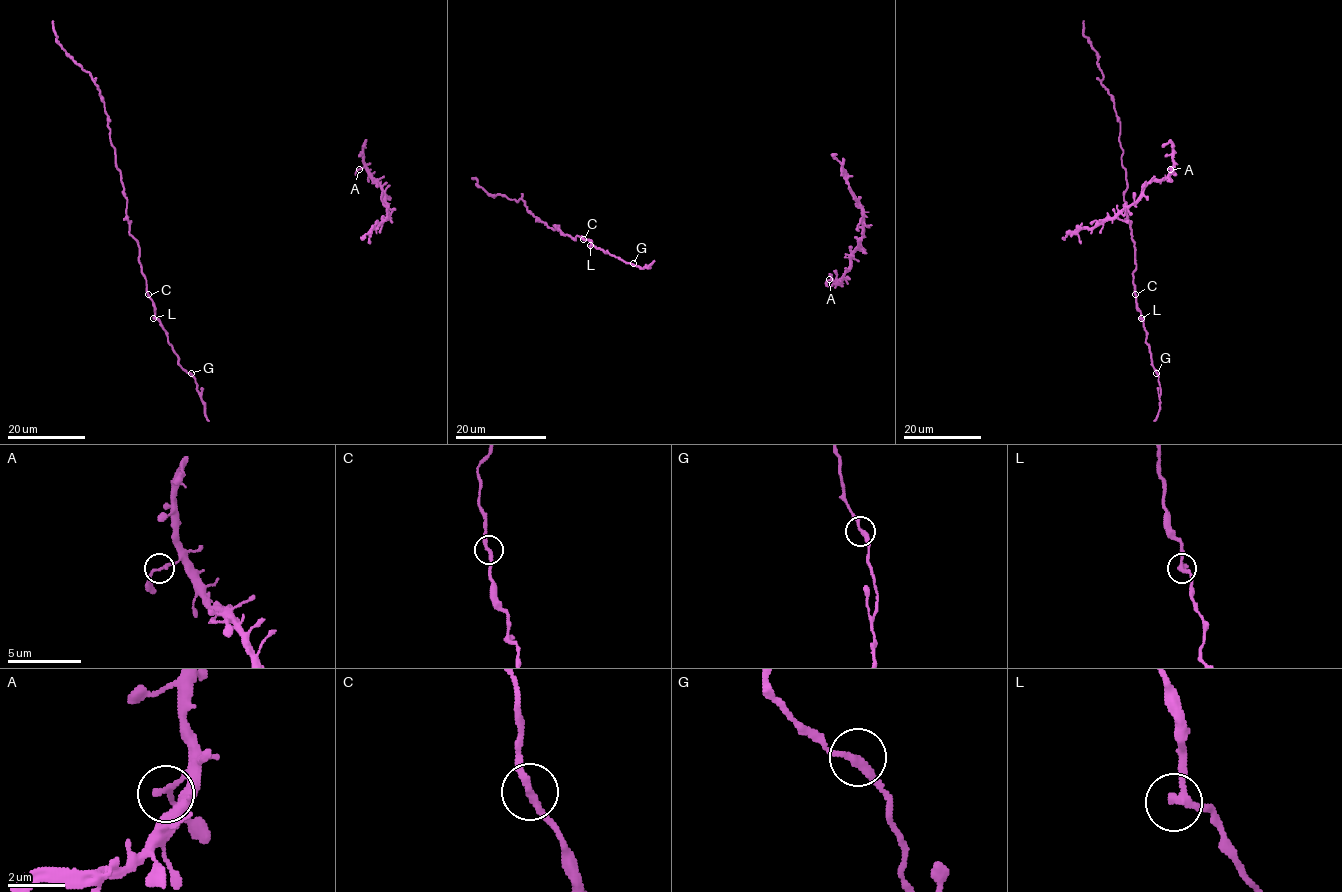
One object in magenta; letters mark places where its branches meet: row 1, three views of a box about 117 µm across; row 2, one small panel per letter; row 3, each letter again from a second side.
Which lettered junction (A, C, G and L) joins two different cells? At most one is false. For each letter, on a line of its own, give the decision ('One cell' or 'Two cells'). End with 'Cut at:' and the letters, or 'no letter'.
A: One cell
C: One cell
G: One cell
L: One cell
Cut at: no letter

